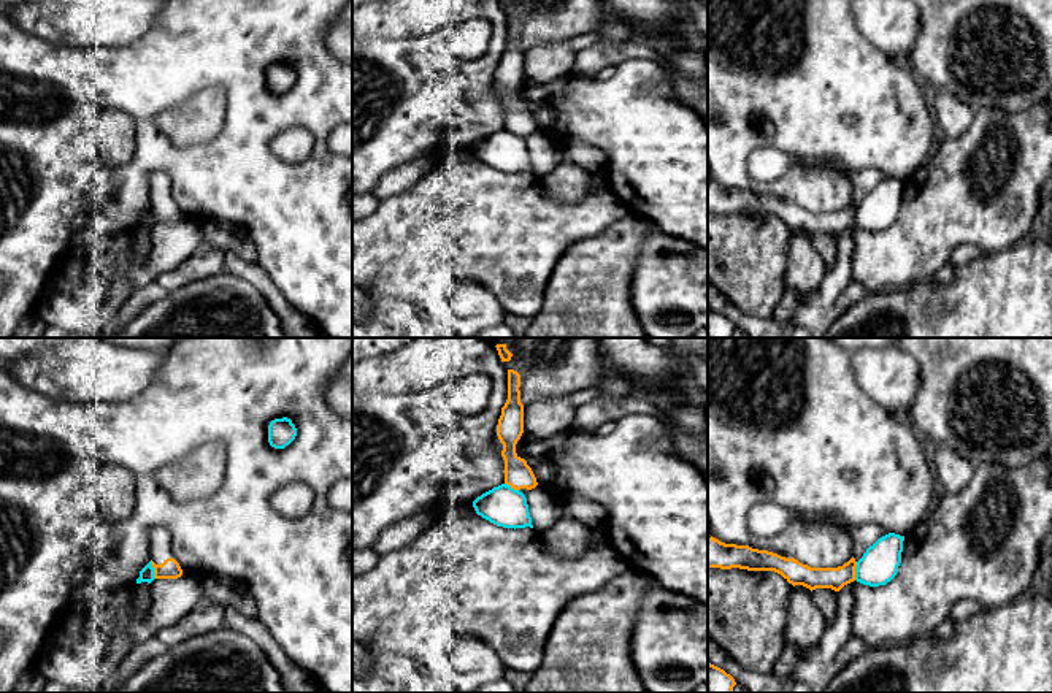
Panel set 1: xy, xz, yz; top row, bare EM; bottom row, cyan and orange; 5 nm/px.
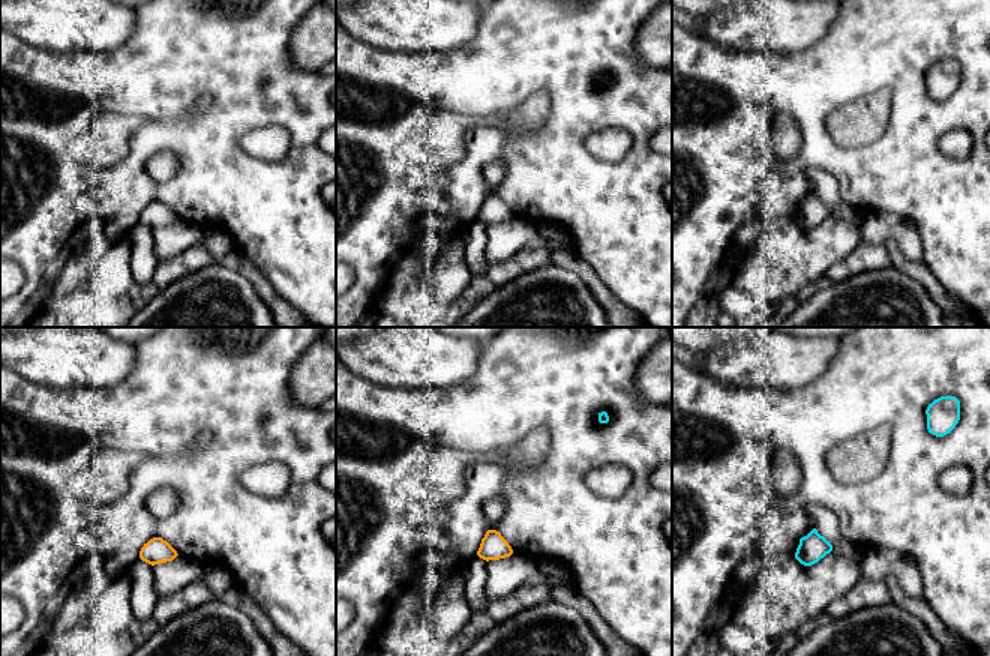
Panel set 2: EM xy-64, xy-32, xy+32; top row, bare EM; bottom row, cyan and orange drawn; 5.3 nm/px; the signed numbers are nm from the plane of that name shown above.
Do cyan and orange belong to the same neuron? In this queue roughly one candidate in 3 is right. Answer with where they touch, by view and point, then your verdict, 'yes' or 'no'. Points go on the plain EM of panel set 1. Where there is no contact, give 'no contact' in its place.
meets cyan in yz at (856, 216); no

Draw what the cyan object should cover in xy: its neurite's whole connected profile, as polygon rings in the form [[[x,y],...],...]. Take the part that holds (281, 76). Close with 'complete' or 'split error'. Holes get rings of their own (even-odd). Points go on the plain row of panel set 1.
[[[275,63],[268,70],[268,87],[275,94],[284,94],[297,81],[297,73],[290,63]]] | complete

